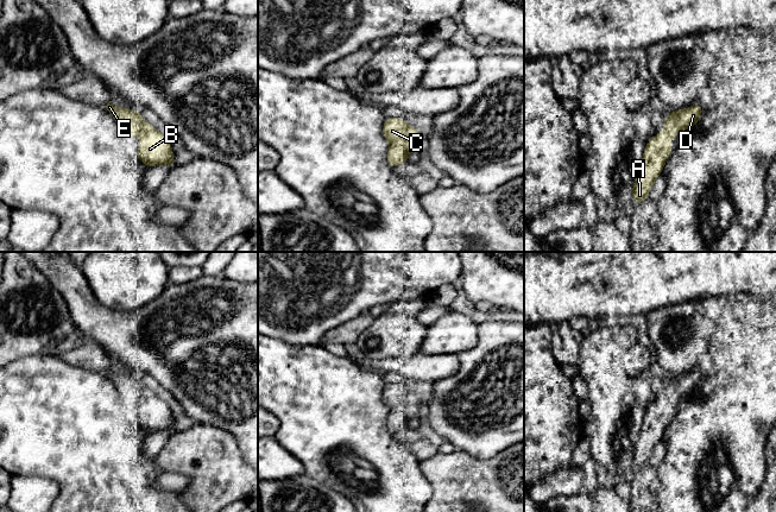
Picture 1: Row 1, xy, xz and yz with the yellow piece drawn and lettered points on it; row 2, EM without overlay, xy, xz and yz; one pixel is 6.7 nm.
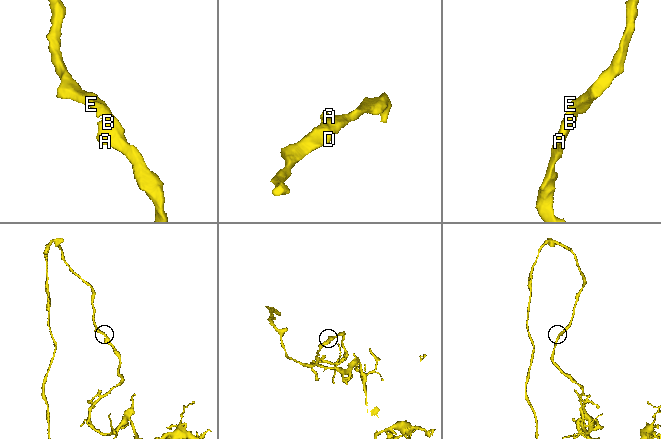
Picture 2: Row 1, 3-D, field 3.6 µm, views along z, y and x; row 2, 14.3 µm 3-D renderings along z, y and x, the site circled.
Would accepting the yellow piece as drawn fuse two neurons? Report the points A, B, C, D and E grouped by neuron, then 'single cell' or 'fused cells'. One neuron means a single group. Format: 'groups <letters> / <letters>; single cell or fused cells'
groups A B C D E; single cell

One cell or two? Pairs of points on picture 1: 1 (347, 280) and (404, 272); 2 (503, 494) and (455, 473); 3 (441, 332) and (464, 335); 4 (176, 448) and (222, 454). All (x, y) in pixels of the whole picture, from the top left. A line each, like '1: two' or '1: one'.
1: one
2: one
3: one
4: one

